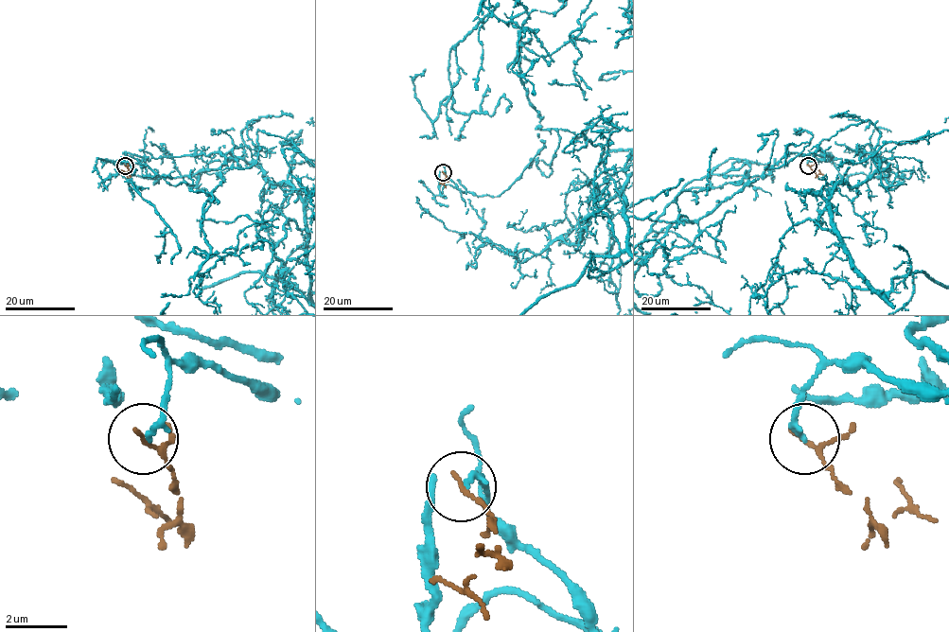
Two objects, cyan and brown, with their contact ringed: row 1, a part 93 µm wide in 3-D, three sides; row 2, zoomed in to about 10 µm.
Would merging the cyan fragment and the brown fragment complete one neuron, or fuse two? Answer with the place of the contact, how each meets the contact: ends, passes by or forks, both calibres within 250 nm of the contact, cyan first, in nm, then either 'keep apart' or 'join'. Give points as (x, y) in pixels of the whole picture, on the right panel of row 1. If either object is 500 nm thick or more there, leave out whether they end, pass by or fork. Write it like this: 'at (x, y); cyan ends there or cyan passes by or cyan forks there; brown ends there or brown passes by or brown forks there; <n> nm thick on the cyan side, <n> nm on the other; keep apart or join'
at (808, 166); cyan ends there; brown passes by; 180 nm thick on the cyan side, 120 nm on the other; keep apart

